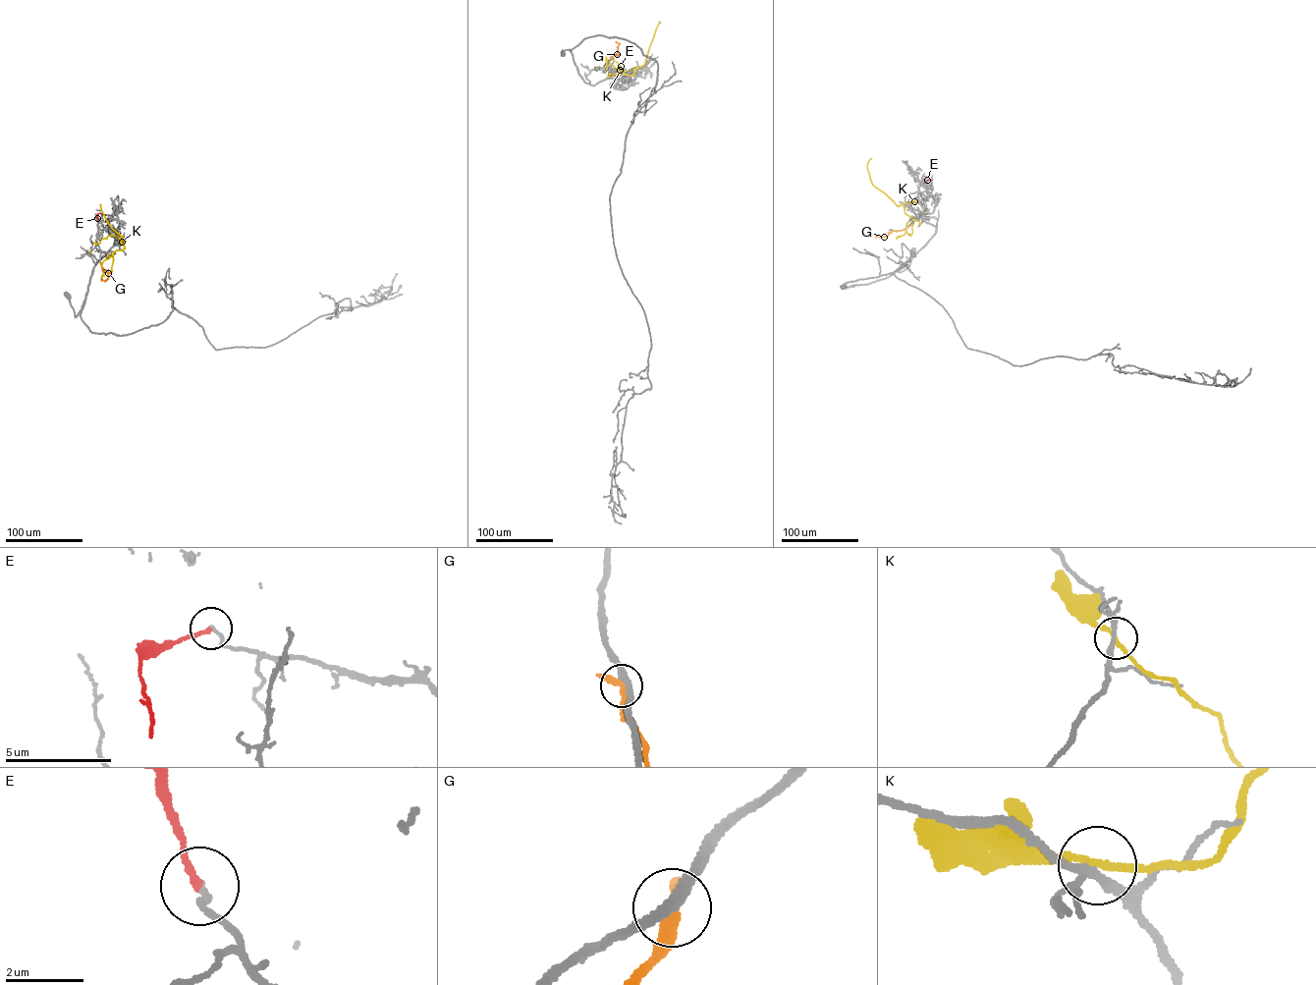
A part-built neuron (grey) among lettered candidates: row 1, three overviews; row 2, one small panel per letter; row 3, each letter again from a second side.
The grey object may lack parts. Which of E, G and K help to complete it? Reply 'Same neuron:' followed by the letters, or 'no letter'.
Same neuron: no letter

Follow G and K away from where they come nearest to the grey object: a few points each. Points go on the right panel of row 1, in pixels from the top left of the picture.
G: (909, 225), (883, 237), (877, 236)
K: (910, 205), (916, 200), (898, 206), (875, 188), (867, 168), (871, 158)

